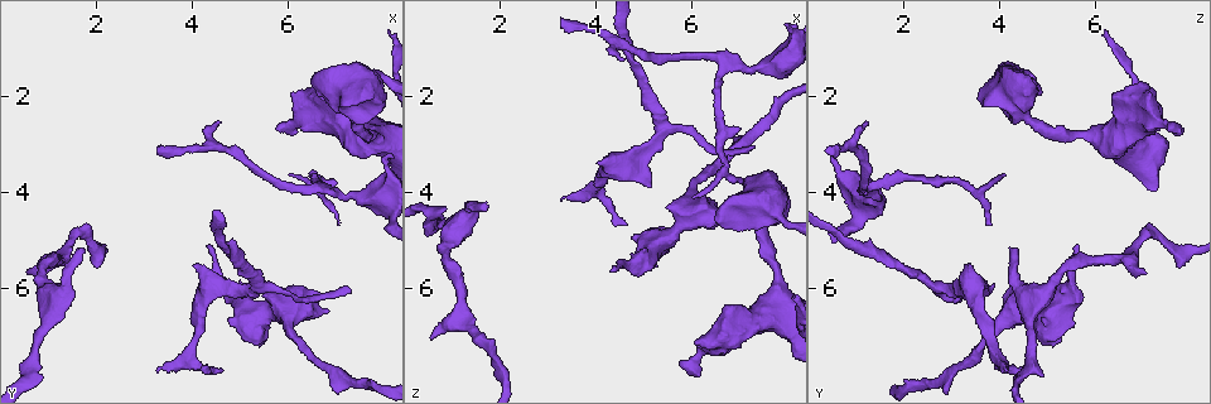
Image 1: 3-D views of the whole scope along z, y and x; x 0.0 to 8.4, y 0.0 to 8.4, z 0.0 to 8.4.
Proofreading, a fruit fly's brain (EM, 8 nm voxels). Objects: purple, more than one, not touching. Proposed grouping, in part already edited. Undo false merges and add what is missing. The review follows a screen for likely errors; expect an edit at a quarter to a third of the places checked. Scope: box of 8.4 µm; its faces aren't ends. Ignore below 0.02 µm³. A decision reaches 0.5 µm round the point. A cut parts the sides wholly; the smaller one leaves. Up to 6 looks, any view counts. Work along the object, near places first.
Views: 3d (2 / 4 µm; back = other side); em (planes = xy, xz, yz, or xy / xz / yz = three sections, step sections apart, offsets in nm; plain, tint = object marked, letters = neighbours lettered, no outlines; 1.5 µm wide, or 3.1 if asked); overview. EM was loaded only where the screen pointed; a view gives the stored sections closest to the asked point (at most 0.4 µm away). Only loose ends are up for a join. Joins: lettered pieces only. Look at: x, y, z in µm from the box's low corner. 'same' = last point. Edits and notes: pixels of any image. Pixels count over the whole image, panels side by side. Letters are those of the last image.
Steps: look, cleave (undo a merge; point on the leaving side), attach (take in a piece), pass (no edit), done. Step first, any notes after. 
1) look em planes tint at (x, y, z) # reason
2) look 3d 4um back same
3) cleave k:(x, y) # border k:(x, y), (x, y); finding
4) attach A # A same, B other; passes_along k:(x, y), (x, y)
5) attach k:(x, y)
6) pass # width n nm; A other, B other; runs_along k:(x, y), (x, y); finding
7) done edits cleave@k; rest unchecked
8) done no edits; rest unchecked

look em planes tint at (1.75, 5.15, 4.15) # branch stops here

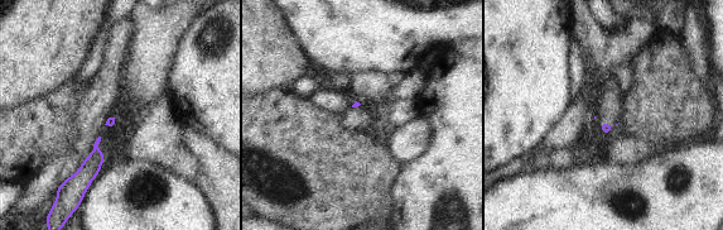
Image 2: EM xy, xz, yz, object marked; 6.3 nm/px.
look em planes letters same # see the neighbours

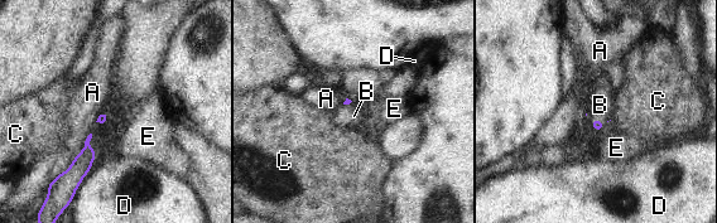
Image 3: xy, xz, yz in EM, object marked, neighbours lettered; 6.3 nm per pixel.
attach B # A other, B same, C other, D other, E other; it goes on there

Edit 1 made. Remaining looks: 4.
look em planes plain at (4.60, 7.70, 4.70) # thin end

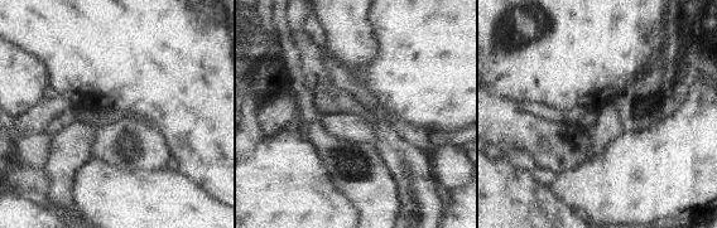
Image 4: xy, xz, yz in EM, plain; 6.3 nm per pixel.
look em planes letters same # see the neighbours

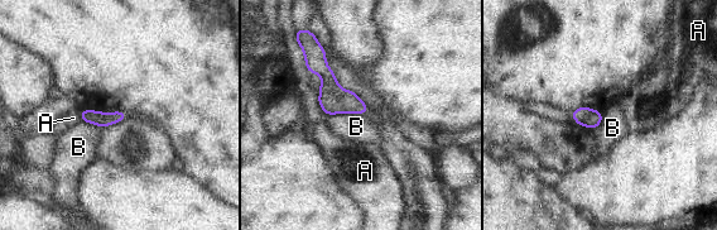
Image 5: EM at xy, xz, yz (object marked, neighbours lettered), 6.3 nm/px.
pass # longest_contact B 240 nm; A other, B other; none of them fits

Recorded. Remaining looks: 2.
done edits attach@3; rest unchecked

